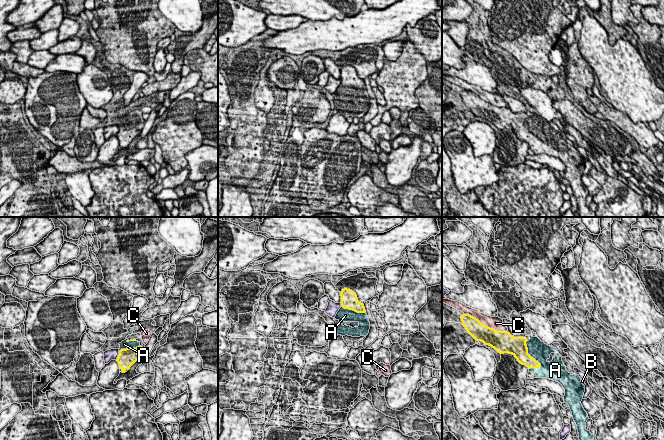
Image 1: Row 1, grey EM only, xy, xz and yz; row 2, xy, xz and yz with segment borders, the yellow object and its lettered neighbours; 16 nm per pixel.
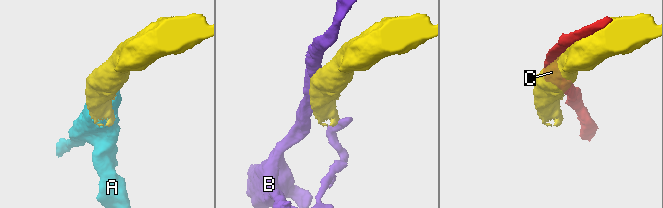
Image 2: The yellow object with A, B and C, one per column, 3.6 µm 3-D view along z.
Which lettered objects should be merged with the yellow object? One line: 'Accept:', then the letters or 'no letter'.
Accept: A

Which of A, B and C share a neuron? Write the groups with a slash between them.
A / B / C

